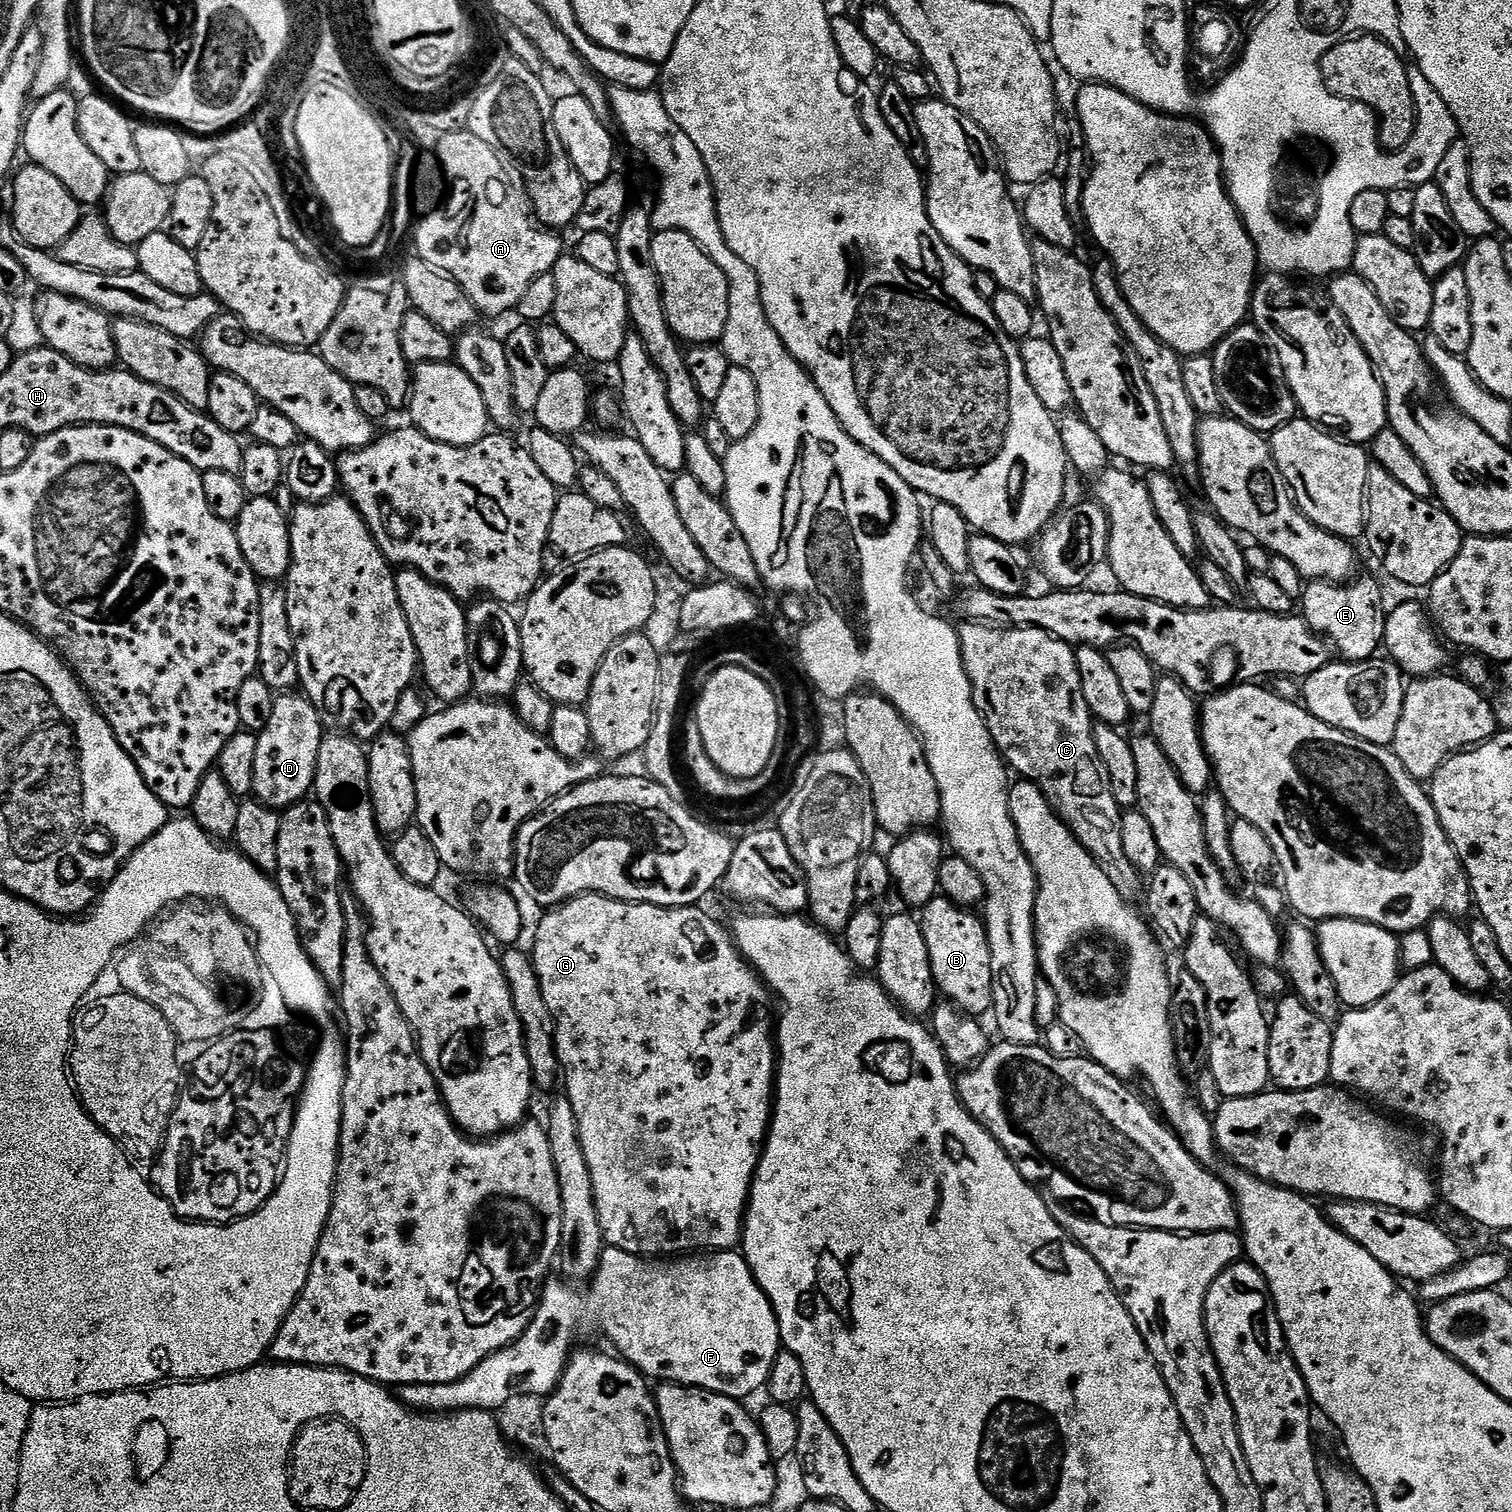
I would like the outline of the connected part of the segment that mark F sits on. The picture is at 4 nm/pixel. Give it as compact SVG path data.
M608 1246L603 1249L590 1281L592 1285L583 1296L578 1289L555 1278L549 1279L526 1330L513 1344L478 1362L478 1366L460 1380L449 1384L406 1384L399 1389L398 1398L406 1407L423 1414L467 1408L499 1410L511 1396L547 1398L556 1391L560 1375L570 1359L571 1344L580 1336L580 1328L584 1332L600 1331L616 1347L614 1352L619 1359L628 1361L637 1372L656 1382L684 1384L738 1401L767 1385L774 1358L782 1351L780 1331L772 1304L739 1251L716 1250L711 1254L684 1254L679 1258L645 1258Z

